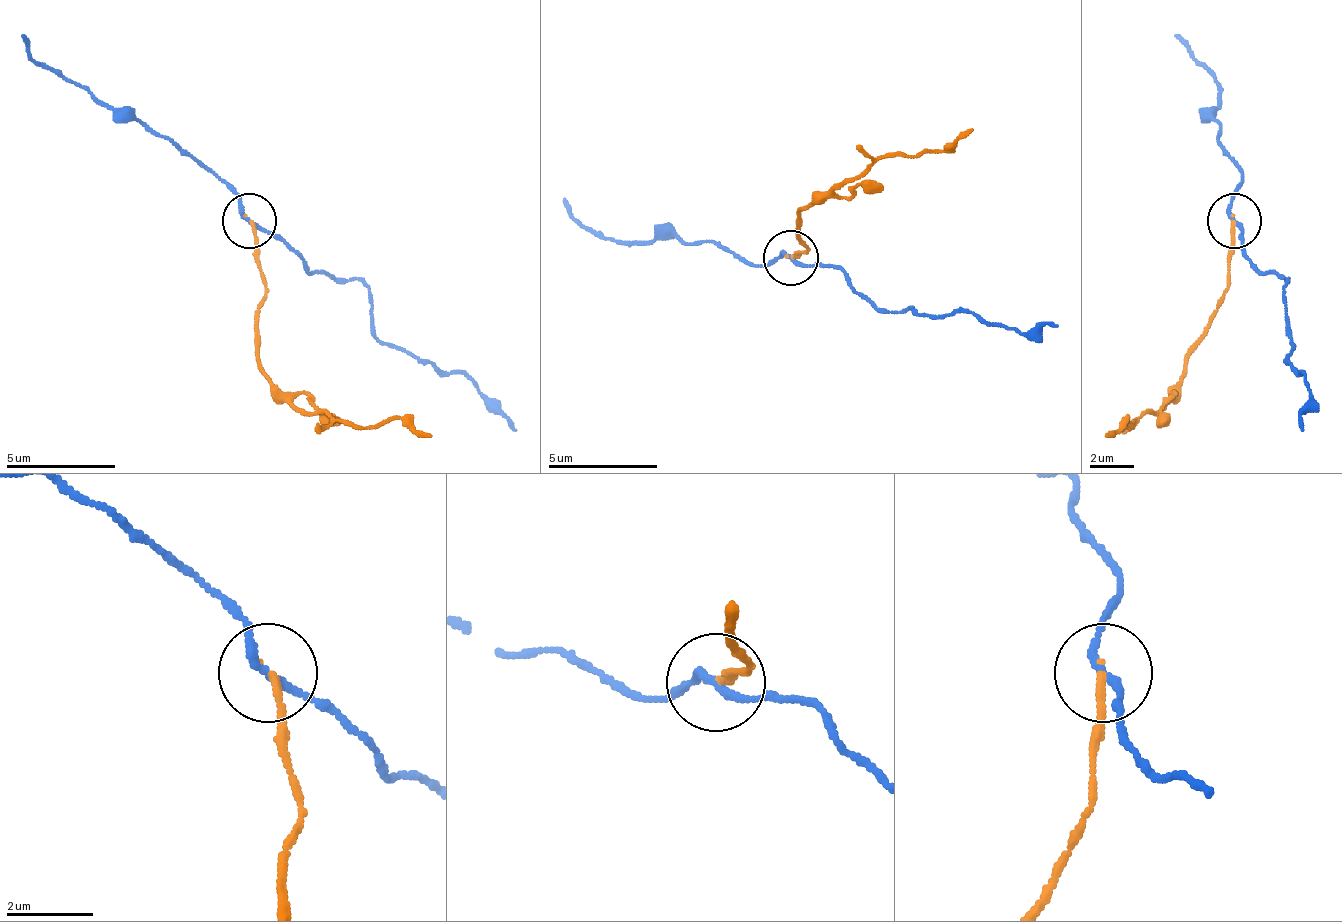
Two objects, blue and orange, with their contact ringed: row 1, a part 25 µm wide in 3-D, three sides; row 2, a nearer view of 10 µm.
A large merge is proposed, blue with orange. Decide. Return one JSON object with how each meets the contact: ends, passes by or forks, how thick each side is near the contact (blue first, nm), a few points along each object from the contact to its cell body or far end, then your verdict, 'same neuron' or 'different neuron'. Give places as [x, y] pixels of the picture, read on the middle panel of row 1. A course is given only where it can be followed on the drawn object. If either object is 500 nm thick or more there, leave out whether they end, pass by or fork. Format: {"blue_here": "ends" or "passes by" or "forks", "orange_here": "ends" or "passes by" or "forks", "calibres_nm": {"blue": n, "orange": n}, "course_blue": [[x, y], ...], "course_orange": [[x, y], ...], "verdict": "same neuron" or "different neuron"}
{"blue_here": "passes by", "orange_here": "ends", "calibres_nm": {"blue": 180, "orange": 170}, "course_blue": [[789, 259], [833, 264], [855, 286], [898, 313], [909, 308], [975, 313], [1007, 330], [1035, 335], [1056, 324]], "course_orange": [[789, 259], [806, 253], [800, 210], [844, 177], [860, 177], [887, 155], [953, 150], [975, 128]], "verdict": "different neuron"}

